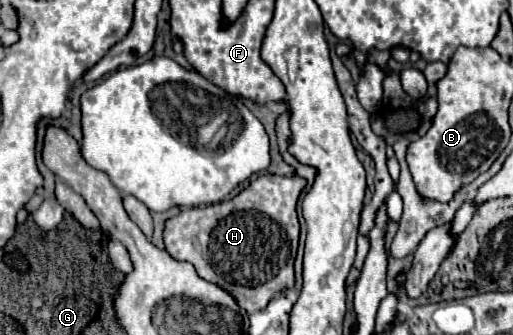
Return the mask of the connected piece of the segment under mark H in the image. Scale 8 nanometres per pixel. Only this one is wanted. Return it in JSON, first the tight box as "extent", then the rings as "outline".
{"extent":[165,175,307,315],"outline":[[[261,175],[233,199],[181,211],[165,223],[165,249],[175,259],[193,263],[205,281],[231,293],[251,315],[267,307],[275,293],[295,283],[293,261],[299,241],[297,199],[305,185],[307,181],[299,175]]]}

